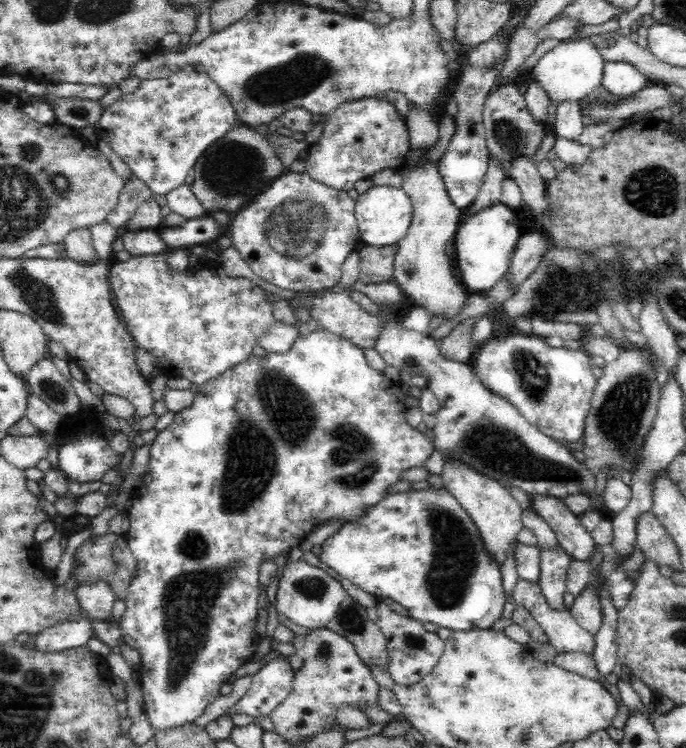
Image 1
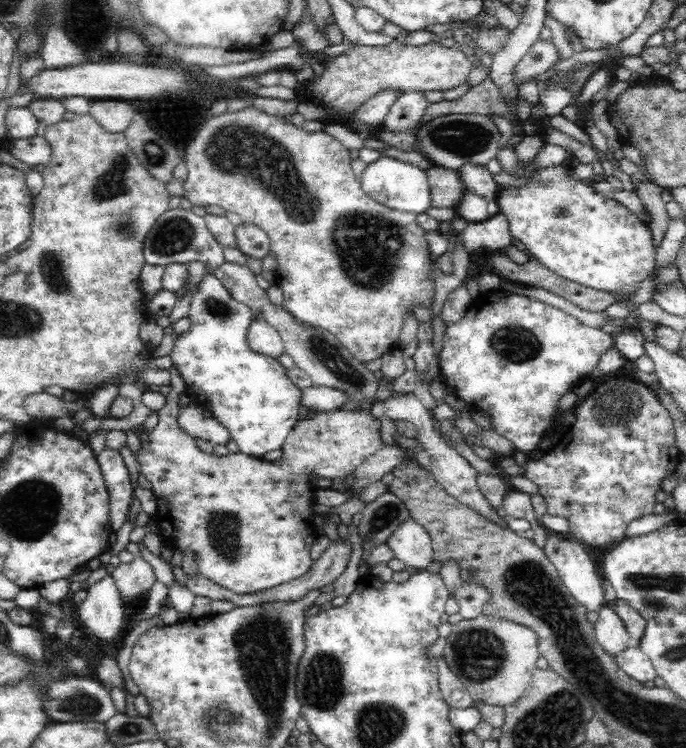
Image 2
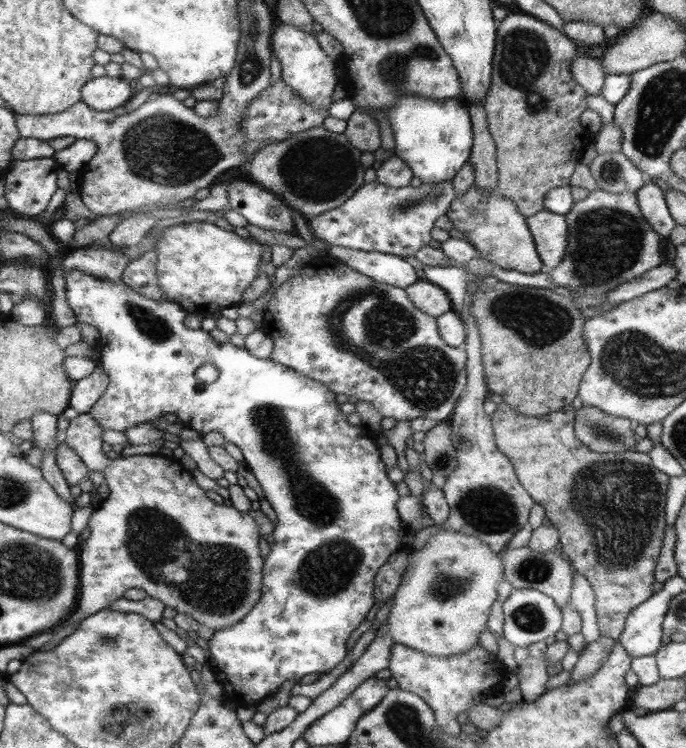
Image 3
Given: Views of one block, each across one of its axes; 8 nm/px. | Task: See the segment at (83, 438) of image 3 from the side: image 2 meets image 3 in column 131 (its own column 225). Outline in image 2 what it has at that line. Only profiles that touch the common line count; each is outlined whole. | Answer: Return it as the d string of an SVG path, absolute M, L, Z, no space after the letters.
M171 366L169 371L172 391L166 397L166 404L157 412L159 421L150 431L148 440L140 443L138 452L134 453L140 475L152 487L156 501L153 518L159 528L162 544L173 550L178 562L186 552L191 552L201 576L236 594L252 594L301 578L314 564L310 554L319 537L313 523L317 514L315 505L318 504L315 477L332 481L339 477L346 478L365 462L365 458L376 455L384 446L380 432L381 419L372 415L370 410L342 407L308 414L294 424L291 433L284 439L282 456L271 462L263 458L256 460L256 457L240 452L227 456L216 456L213 452L206 454L178 425L178 394L187 390L176 369Z

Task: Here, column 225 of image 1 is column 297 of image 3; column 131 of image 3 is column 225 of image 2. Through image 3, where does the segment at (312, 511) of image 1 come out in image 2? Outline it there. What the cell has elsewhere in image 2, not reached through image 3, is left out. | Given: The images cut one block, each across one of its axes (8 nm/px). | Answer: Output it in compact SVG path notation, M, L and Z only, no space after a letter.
M212 273L208 276L204 274L201 285L191 300L188 317L191 326L176 336L168 358L183 379L189 396L197 405L210 410L216 420L228 428L241 454L262 459L266 453L281 449L284 439L299 420L302 389L292 382L286 367L278 359L250 348L247 332L255 318L254 311L249 306L236 302Z

